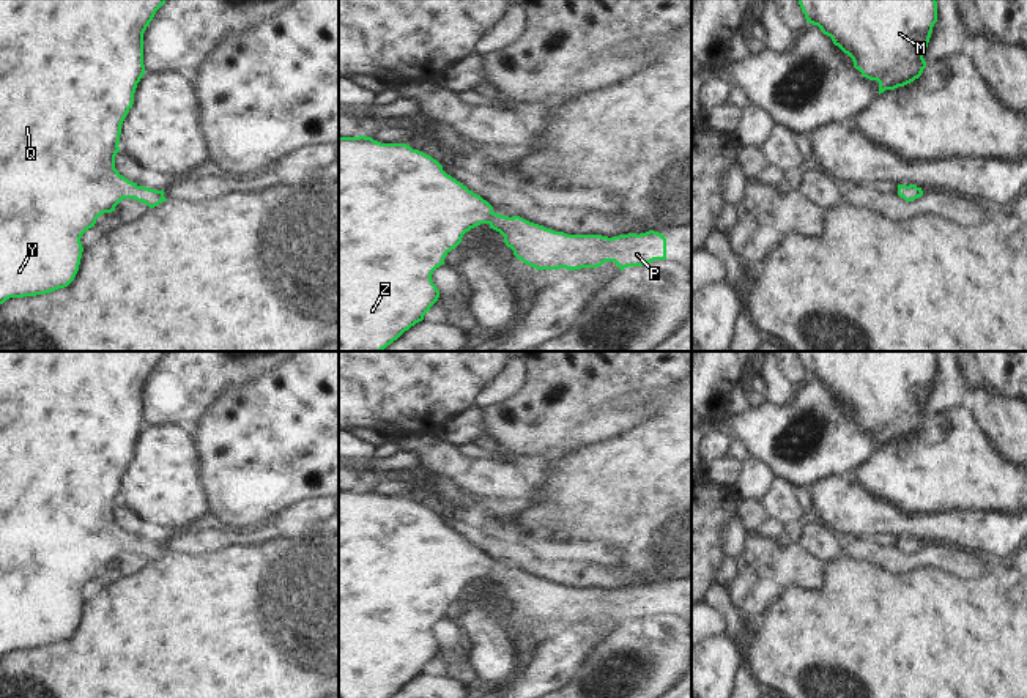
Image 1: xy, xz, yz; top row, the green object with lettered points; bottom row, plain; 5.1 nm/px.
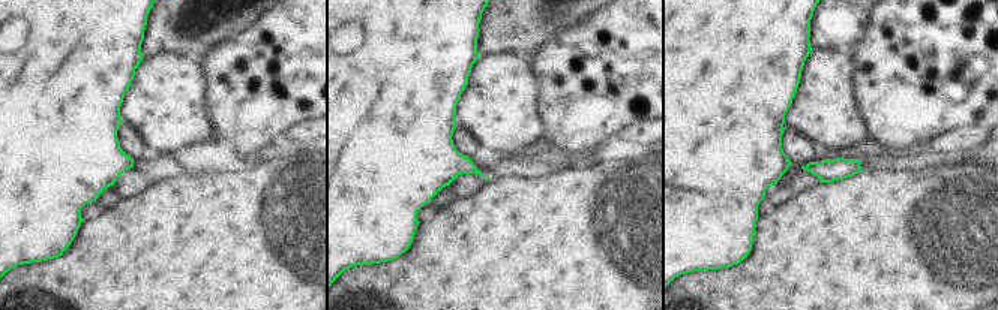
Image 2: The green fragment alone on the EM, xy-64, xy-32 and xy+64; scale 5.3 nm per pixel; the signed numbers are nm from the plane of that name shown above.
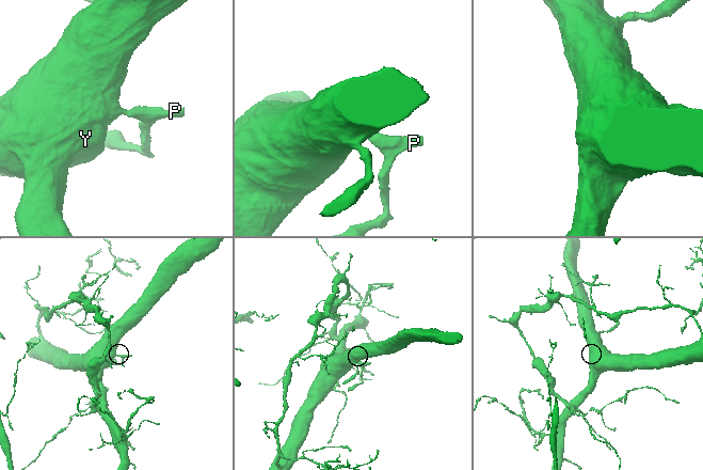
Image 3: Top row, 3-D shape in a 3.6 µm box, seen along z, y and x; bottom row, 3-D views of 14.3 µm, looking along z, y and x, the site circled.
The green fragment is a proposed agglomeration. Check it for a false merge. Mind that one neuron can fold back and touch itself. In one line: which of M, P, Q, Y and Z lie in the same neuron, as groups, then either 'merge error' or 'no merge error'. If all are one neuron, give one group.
M P Q Y Z | no merge error

